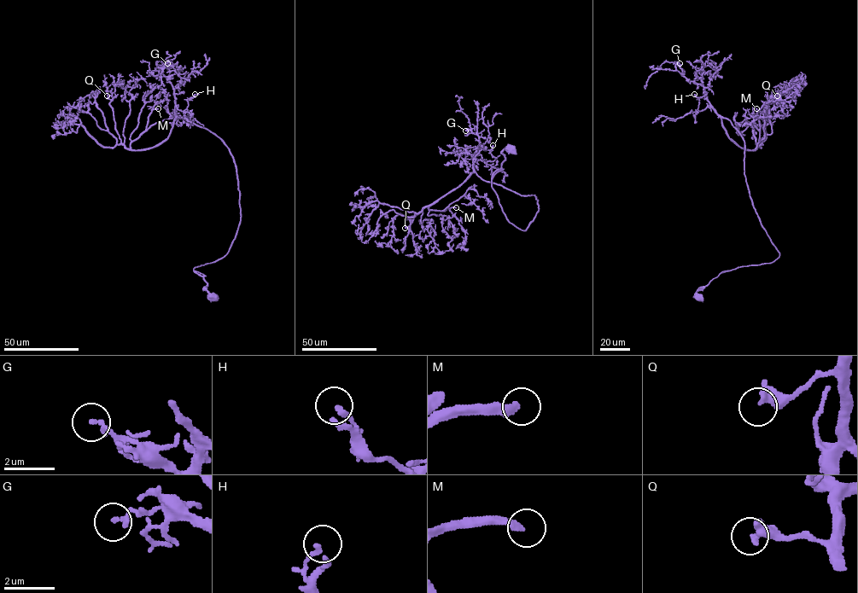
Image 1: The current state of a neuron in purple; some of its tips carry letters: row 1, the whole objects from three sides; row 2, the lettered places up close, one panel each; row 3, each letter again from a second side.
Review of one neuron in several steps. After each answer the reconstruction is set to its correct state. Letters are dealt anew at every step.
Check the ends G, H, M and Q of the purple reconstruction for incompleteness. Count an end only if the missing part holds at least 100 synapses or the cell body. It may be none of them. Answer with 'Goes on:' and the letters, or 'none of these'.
Goes on: M

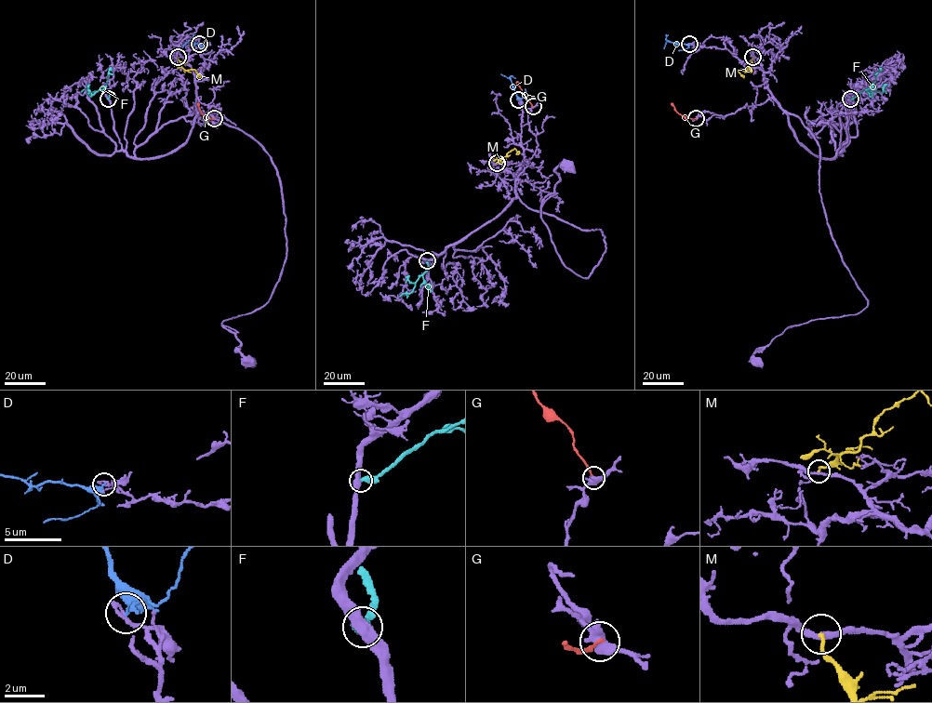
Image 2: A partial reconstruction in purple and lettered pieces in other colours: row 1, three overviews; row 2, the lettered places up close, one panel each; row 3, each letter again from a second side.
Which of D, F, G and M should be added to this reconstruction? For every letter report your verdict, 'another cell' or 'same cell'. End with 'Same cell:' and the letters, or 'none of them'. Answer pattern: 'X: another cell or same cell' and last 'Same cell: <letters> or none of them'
D: another cell
F: another cell
G: another cell
M: another cell
Same cell: none of them

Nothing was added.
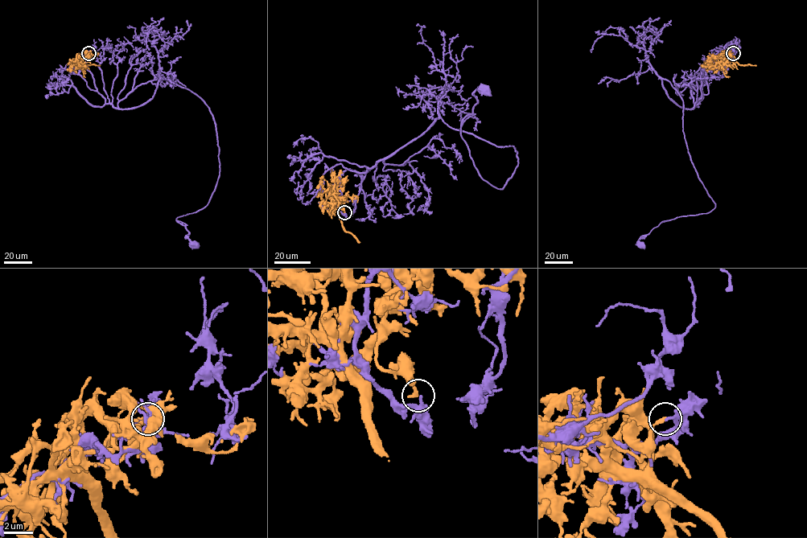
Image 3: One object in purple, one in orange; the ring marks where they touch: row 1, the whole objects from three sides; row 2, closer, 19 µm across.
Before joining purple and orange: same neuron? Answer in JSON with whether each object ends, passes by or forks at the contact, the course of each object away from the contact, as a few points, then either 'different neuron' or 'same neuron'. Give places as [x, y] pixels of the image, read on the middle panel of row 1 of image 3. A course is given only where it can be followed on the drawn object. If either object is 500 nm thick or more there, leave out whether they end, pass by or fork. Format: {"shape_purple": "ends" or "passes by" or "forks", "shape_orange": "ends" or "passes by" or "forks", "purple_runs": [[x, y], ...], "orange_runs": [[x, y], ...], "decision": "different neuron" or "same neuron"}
{"shape_purple": "passes by", "shape_orange": "ends", "purple_runs": [[345, 212], [340, 174], [365, 172], [437, 119], [513, 145], [504, 187], [482, 178], [461, 134], [484, 89]], "orange_runs": [[344, 212], [340, 205], [337, 211], [328, 191], [333, 188], [334, 179], [341, 170]], "decision": "different neuron"}

